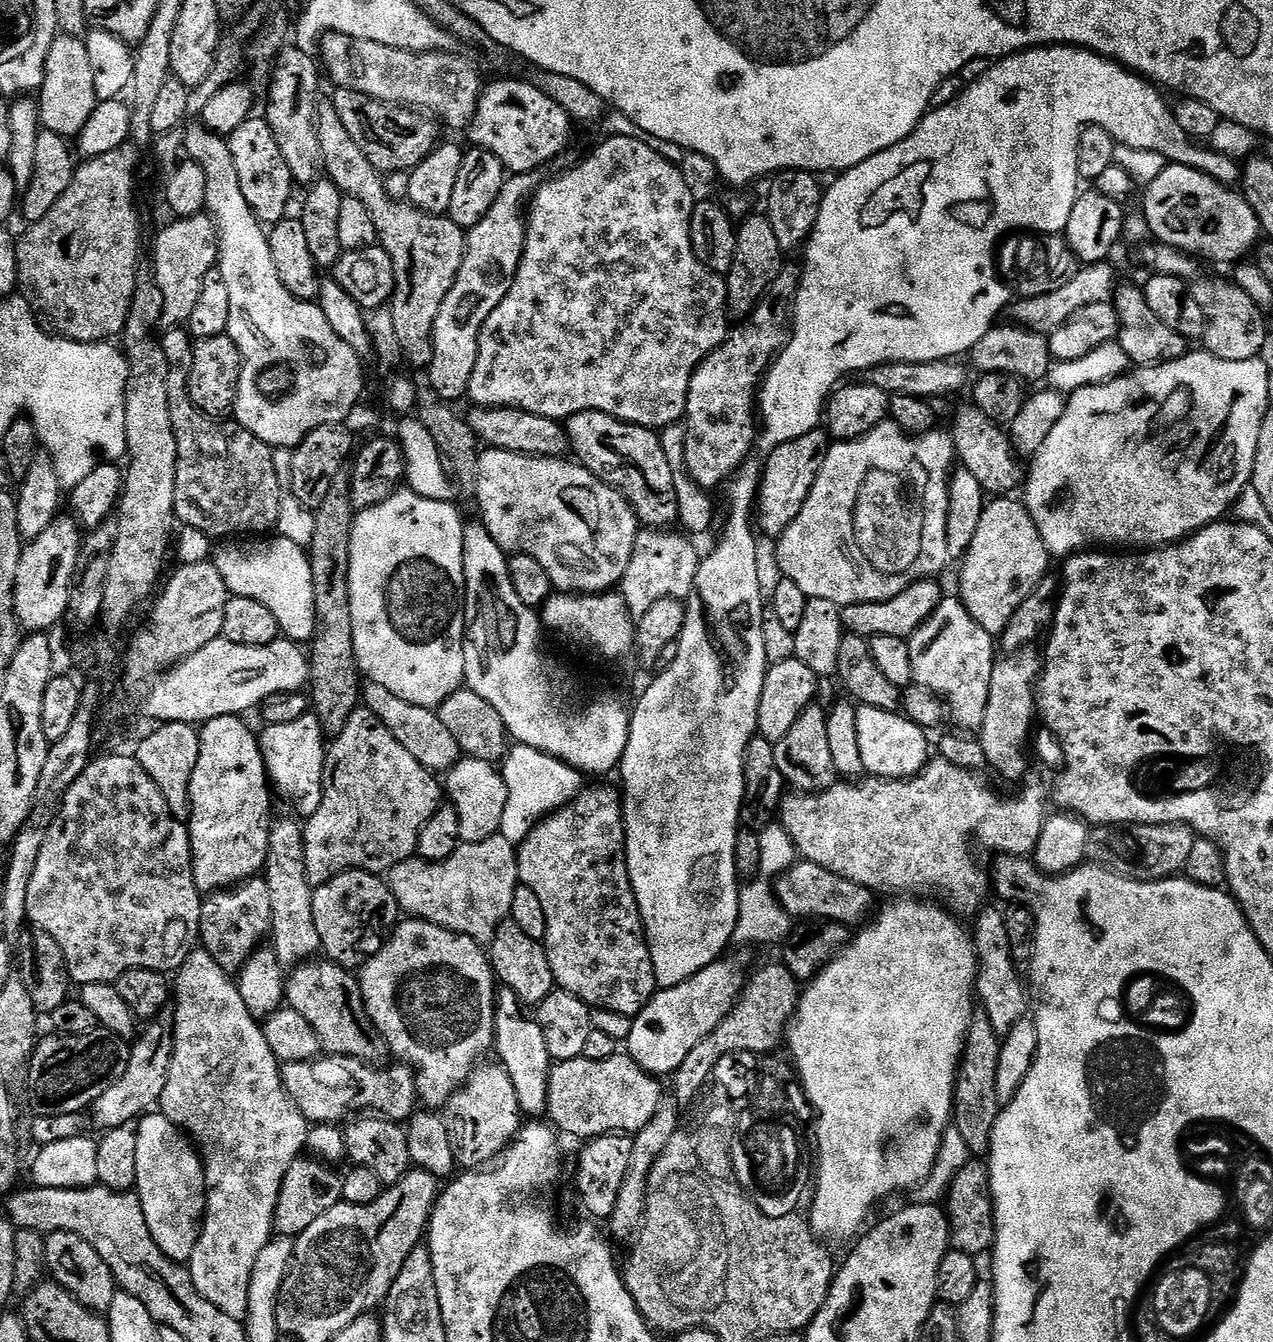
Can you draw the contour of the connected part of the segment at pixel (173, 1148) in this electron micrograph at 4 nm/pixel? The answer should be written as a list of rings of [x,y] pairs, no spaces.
[[[159,1110],[141,1116],[135,1134],[138,1170],[134,1191],[142,1202],[146,1226],[150,1226],[150,1234],[162,1254],[177,1262],[191,1261],[196,1240],[200,1237],[206,1195],[200,1153],[193,1141]]]

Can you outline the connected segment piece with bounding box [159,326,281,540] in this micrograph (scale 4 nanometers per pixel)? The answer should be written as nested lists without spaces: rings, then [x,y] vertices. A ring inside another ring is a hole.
[[[172,326],[159,341],[168,363],[168,405],[170,422],[174,426],[174,438],[178,442],[178,462],[175,478],[175,514],[183,526],[222,540],[233,536],[266,534],[275,529],[278,510],[281,509],[281,484],[274,470],[274,449],[266,442],[254,438],[245,428],[235,422],[221,422],[219,419],[199,412],[188,397],[188,371],[194,363],[194,343],[191,335],[183,327]]]

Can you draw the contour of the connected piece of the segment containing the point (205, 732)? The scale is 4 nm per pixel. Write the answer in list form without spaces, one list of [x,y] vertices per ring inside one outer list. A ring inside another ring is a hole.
[[[223,716],[222,718],[214,718],[210,722],[206,722],[200,729],[200,749],[198,750],[198,766],[194,766],[194,774],[190,778],[190,802],[192,803],[192,811],[186,821],[188,826],[188,837],[190,838],[190,846],[192,847],[192,873],[194,874],[194,882],[201,893],[211,894],[226,888],[241,884],[243,880],[250,880],[259,877],[264,871],[264,863],[266,862],[266,854],[268,853],[268,830],[270,827],[270,819],[268,815],[272,812],[273,793],[270,791],[270,781],[268,779],[268,771],[264,765],[262,758],[262,750],[260,749],[260,741],[257,733],[248,729],[247,719],[238,716]]]

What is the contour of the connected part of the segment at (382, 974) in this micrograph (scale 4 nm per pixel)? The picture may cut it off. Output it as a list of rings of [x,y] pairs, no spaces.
[[[404,918],[381,943],[378,954],[364,961],[358,972],[358,985],[367,1019],[380,1033],[387,1051],[389,1048],[400,1059],[397,1061],[401,1065],[415,1072],[419,1103],[428,1110],[443,1109],[493,1047],[498,981],[485,949],[468,936],[450,932],[425,920]]]

